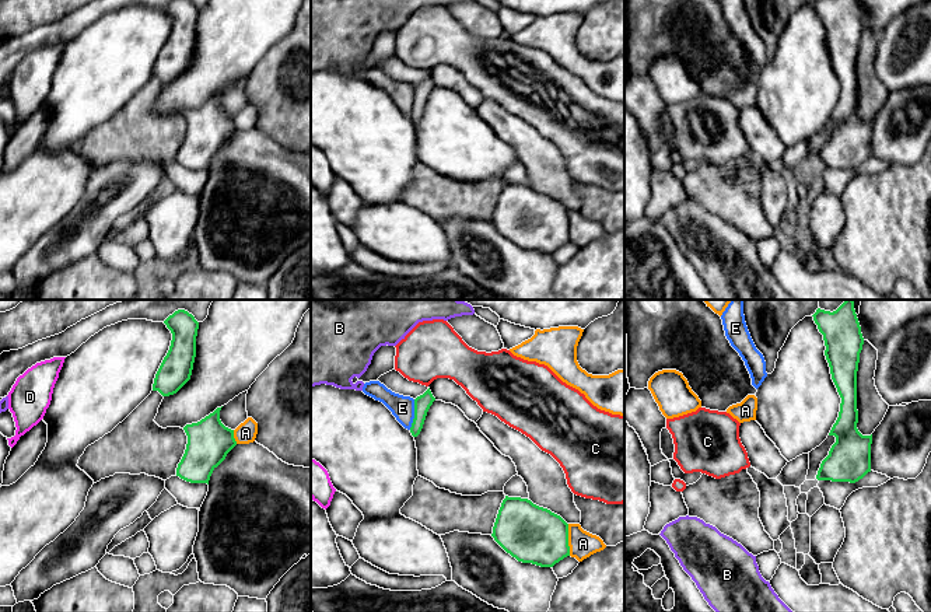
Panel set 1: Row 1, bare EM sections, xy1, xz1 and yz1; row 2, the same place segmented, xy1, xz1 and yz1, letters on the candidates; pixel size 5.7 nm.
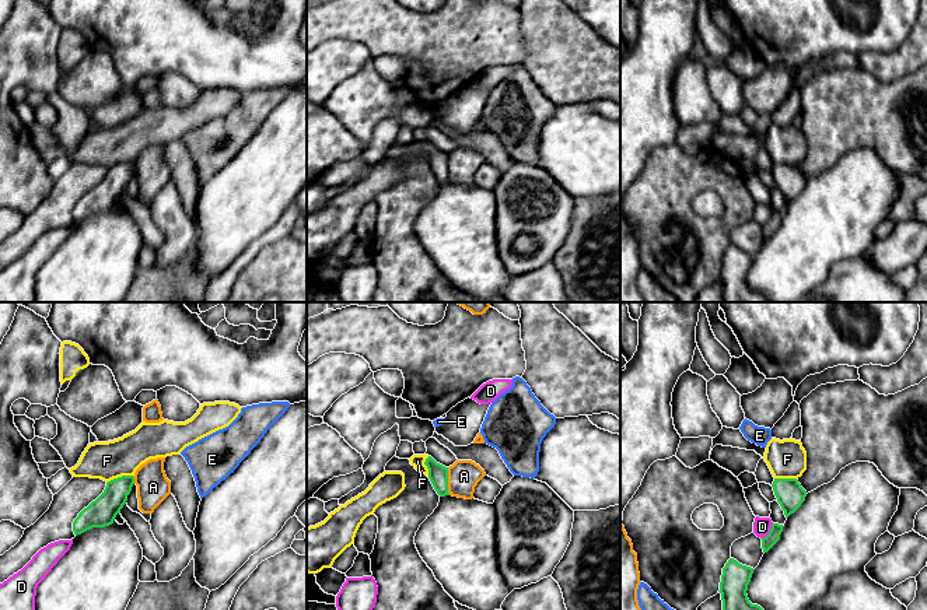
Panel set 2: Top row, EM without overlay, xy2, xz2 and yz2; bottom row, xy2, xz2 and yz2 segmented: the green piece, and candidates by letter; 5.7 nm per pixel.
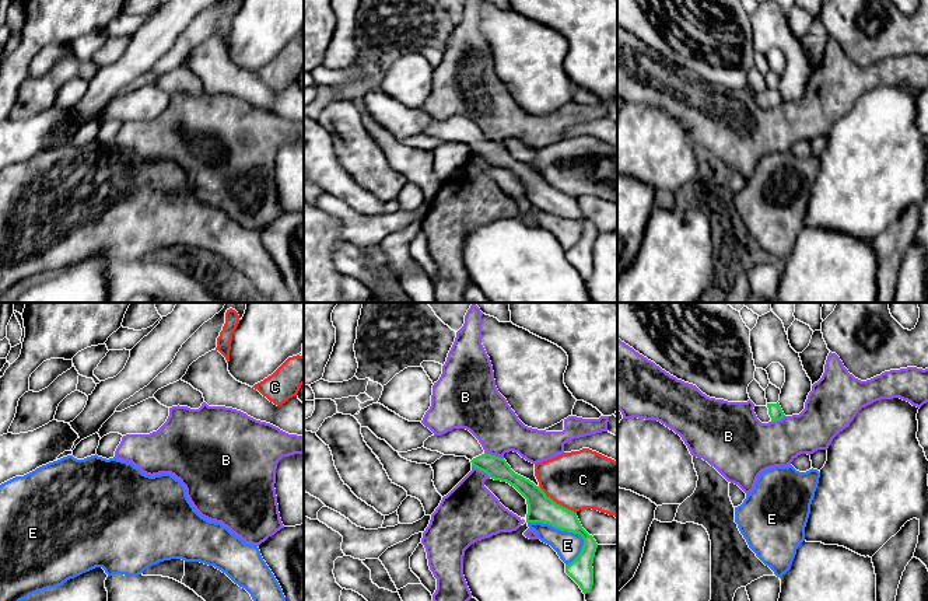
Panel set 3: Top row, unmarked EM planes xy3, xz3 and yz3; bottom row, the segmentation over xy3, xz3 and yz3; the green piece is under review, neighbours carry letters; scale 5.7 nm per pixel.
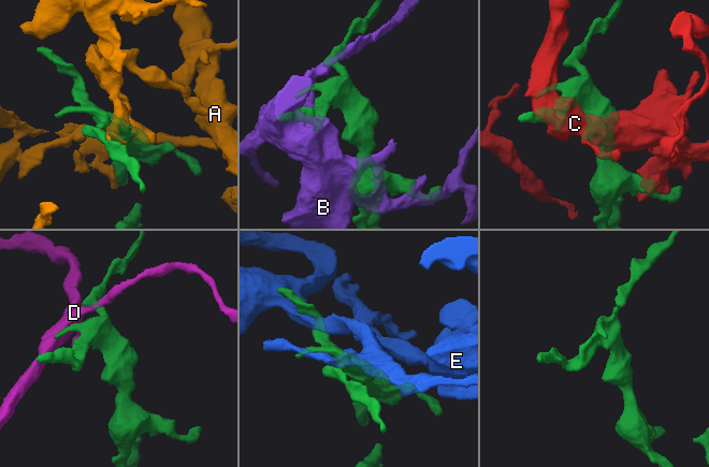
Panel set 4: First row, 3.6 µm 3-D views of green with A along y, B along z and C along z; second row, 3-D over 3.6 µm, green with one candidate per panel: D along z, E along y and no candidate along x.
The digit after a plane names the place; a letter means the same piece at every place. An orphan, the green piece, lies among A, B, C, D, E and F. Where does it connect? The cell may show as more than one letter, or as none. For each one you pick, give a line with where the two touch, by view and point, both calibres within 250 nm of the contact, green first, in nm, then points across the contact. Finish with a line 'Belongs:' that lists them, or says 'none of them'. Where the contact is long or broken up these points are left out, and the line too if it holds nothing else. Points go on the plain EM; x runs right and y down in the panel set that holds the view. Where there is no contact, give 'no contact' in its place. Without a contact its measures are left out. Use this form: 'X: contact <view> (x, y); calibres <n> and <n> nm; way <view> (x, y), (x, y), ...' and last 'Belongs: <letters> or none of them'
Belongs: none of them

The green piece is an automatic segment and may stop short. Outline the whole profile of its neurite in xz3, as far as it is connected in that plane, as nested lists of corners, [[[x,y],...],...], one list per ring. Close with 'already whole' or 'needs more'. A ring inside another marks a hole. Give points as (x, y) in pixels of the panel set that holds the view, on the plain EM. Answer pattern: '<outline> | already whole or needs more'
[[[454,115],[442,122],[431,122],[424,134],[444,141],[466,143],[472,153],[486,158],[491,165],[514,172],[528,191],[526,209],[549,210],[557,216],[579,220],[584,233],[579,241],[568,251],[565,259],[579,272],[584,280],[593,272],[593,244],[596,227],[581,212],[577,199],[557,191],[529,165],[515,160],[504,144],[486,140],[479,126],[466,115]]] | needs more

